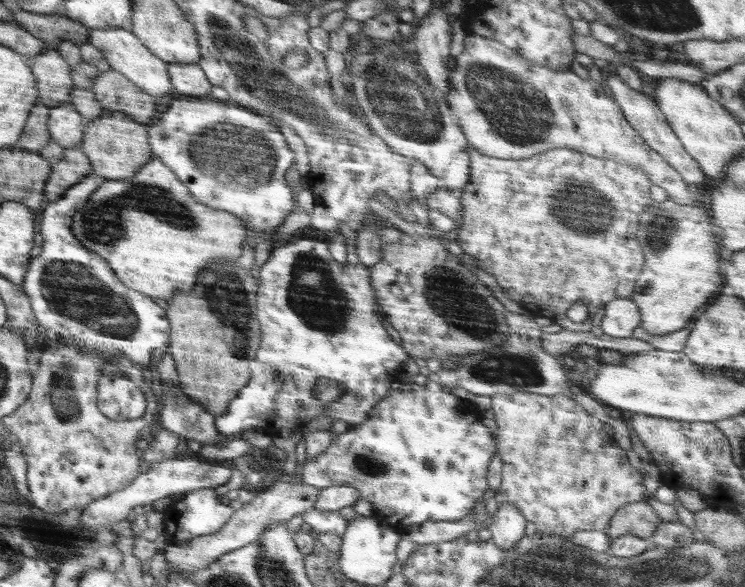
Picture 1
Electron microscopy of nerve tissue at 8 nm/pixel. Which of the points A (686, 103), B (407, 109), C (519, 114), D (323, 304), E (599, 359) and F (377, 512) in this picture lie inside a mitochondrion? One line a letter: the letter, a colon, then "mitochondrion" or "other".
A: other
B: mitochondrion
C: mitochondrion
D: mitochondrion
E: other
F: other

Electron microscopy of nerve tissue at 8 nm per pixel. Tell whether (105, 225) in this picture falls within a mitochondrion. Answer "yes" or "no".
yes

